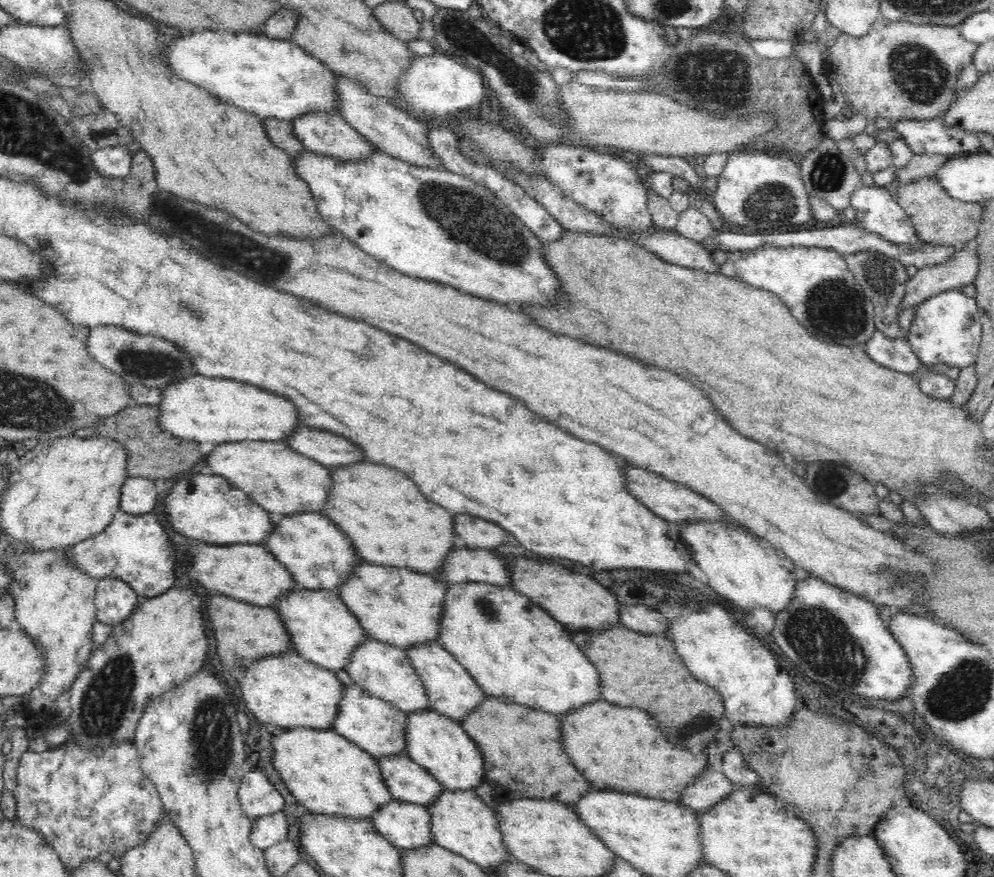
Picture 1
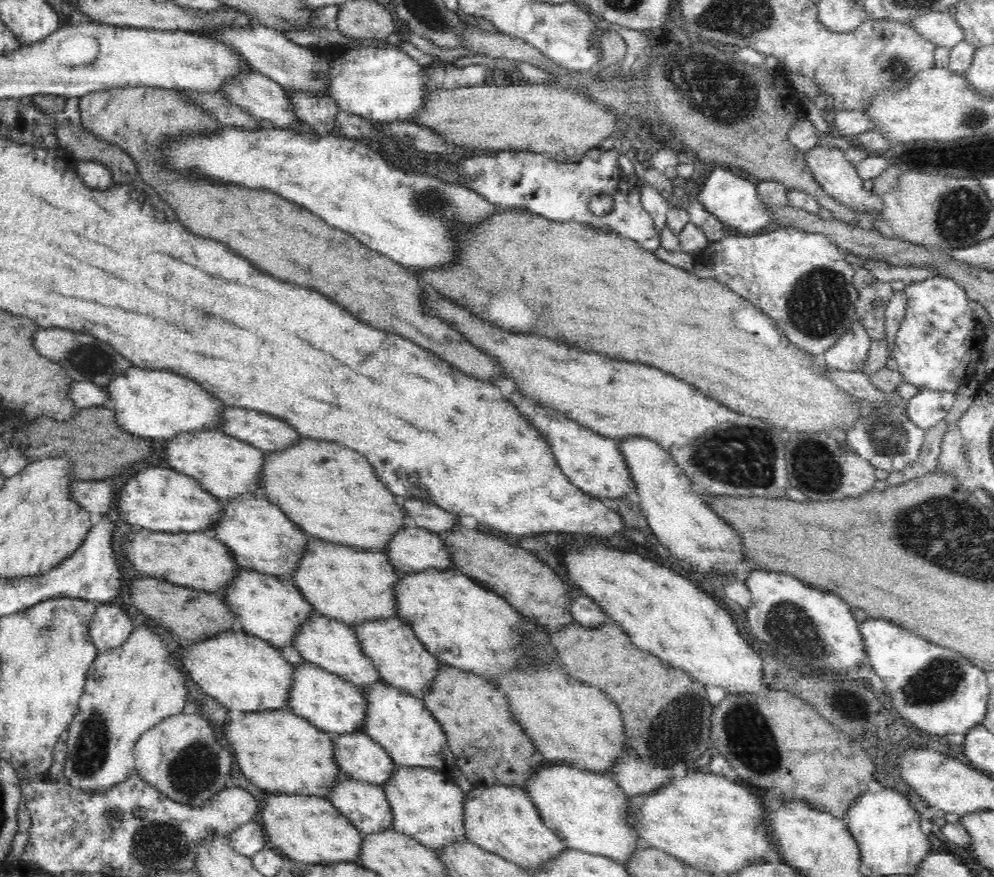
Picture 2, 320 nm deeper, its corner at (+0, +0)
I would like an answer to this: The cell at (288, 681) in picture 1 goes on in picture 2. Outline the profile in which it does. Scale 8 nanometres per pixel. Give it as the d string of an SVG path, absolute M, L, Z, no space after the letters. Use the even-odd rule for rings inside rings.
M238 628L201 643L184 643L181 664L192 680L210 694L220 710L240 710L244 713L290 709L290 692L294 688L297 665L288 662L280 649L267 640Z

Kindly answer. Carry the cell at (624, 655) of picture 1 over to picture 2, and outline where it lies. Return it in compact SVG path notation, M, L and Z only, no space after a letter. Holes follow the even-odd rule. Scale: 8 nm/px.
M574 622L550 635L561 656L564 672L572 678L604 690L614 700L626 722L629 748L646 762L680 767L695 762L710 742L713 705L706 687L693 681L683 670L665 663L650 651L640 650L619 624L584 627Z

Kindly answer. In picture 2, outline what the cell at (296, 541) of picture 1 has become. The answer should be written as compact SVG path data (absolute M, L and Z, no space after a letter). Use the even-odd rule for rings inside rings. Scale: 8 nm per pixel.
M256 494L243 495L224 503L226 516L211 531L233 552L243 568L260 574L290 579L296 574L298 566L310 544L310 536L298 528L281 508L270 499L258 500Z

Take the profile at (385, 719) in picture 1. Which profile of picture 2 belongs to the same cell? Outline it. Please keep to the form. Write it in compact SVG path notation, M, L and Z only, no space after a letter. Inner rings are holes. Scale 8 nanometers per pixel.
M304 661L297 665L294 688L290 692L290 711L316 726L320 731L333 736L364 733L369 715L368 699L361 687L342 680L319 666Z

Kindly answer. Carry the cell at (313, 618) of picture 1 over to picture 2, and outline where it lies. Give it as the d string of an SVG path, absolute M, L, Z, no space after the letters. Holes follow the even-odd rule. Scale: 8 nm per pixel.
M246 568L238 574L238 580L234 580L229 590L218 594L237 613L240 629L267 640L277 649L294 647L294 640L300 634L302 626L318 613L292 580L260 574Z

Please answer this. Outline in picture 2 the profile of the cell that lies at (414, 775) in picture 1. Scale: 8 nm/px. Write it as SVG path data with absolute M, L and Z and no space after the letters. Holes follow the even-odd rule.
M366 732L334 736L334 754L347 777L370 785L385 788L398 770L390 753Z

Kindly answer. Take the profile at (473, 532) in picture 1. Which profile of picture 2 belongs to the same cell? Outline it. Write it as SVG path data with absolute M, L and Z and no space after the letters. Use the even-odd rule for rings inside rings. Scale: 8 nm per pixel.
M406 500L406 513L412 517L418 527L439 534L456 528L460 524L460 516L420 500Z

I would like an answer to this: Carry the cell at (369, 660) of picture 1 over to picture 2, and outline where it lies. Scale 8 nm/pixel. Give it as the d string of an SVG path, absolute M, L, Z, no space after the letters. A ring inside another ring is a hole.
M320 613L313 615L302 626L300 634L294 640L294 648L306 662L338 675L342 680L347 680L362 689L374 687L374 684L385 683L384 677L380 675L378 667L374 664L374 659L370 659L370 656L366 655L356 629L342 621L328 618Z

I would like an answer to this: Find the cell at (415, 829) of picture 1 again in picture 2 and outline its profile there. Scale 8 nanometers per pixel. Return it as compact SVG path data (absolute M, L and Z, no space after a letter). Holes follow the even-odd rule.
M347 776L341 778L340 783L335 787L335 792L328 798L329 802L338 808L364 836L376 834L384 830L390 831L394 828L394 814L390 800L384 788L377 785L370 785L365 781L350 779Z

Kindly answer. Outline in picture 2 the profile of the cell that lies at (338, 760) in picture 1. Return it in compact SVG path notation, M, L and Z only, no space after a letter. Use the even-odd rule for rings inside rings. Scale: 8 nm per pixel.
M288 708L244 713L242 722L230 722L228 740L244 776L268 794L328 799L346 776L334 754L334 736L320 731Z

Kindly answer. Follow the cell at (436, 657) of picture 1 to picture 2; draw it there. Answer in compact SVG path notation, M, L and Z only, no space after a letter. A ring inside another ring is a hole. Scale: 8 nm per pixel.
M396 617L390 620L370 620L369 623L354 624L366 655L374 659L385 683L400 691L422 699L432 690L434 680L440 676L443 662L416 636L414 629Z

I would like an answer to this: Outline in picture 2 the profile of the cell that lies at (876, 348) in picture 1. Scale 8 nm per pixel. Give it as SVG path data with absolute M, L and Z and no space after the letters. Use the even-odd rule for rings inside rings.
M857 318L851 333L838 340L838 343L830 348L830 351L824 352L820 358L831 368L846 372L864 373L872 344L873 341L866 333L865 328L859 324Z

